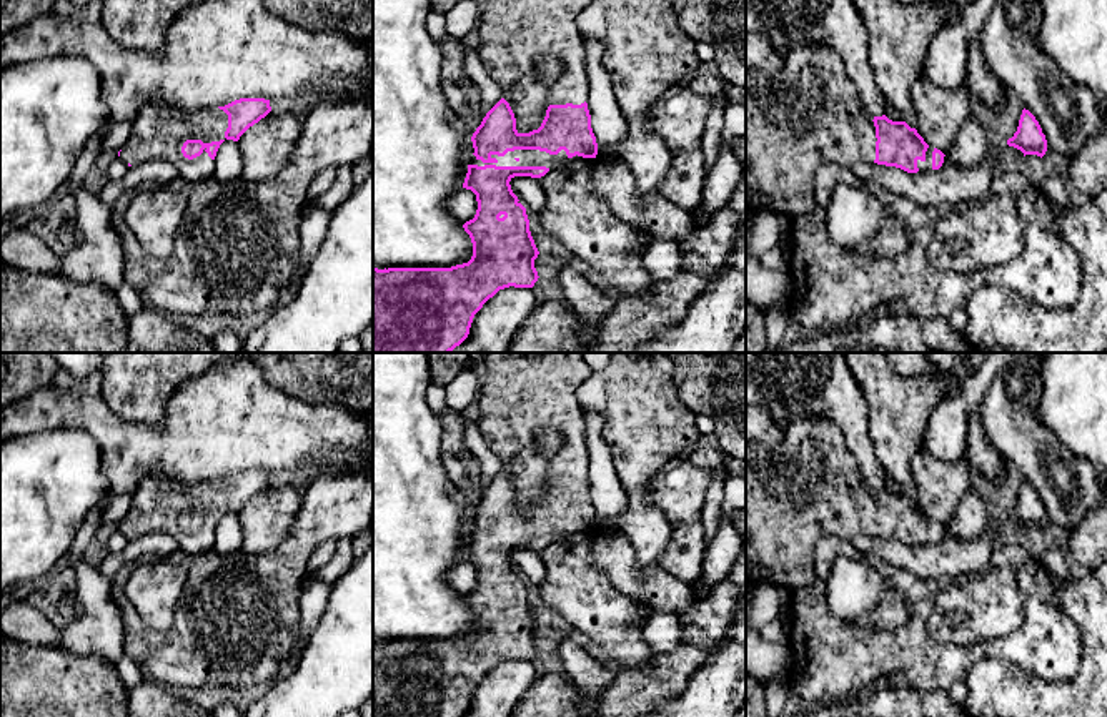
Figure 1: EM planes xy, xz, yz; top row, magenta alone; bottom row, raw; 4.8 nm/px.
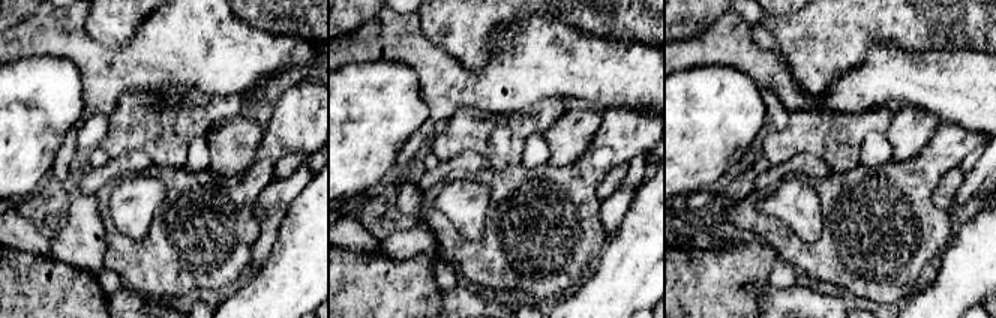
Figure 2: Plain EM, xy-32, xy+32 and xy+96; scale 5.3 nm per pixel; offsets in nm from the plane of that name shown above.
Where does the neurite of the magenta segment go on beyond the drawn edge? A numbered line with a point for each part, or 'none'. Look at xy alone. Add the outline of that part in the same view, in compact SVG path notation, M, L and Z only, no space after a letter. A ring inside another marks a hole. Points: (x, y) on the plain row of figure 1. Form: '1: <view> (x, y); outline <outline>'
1: xy (158, 504); outline M146 476L132 494L132 506L120 529L138 537L146 532L161 531L173 536L180 549L195 554L213 547L215 536L203 522L193 532L181 526L186 512L201 512L203 516L225 512L228 487L220 481L183 486L163 476Z

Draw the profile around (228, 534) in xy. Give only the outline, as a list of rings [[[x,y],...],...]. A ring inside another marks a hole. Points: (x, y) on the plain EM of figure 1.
[[[226,512],[220,517],[213,532],[213,547],[220,554],[228,554],[241,549],[243,531],[238,521],[238,514]]]

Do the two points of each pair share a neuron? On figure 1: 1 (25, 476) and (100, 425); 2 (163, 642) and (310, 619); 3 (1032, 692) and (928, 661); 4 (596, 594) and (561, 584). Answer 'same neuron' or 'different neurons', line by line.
1: different neurons
2: different neurons
3: different neurons
4: same neuron

